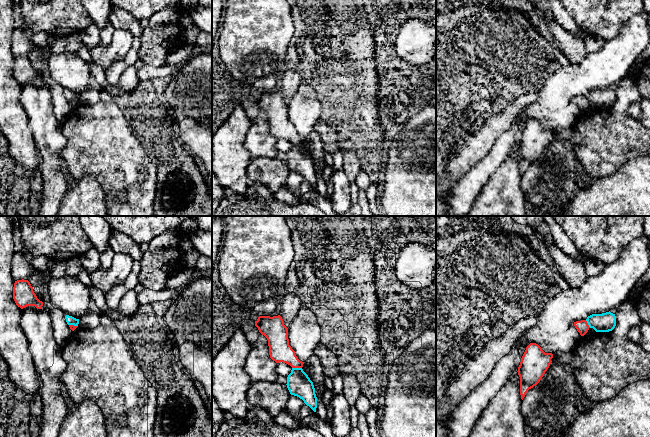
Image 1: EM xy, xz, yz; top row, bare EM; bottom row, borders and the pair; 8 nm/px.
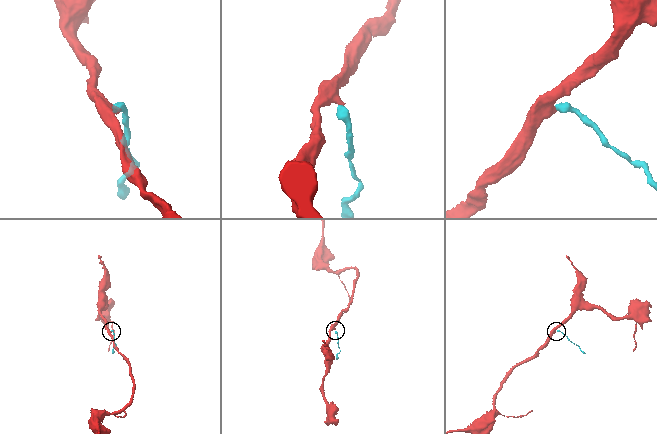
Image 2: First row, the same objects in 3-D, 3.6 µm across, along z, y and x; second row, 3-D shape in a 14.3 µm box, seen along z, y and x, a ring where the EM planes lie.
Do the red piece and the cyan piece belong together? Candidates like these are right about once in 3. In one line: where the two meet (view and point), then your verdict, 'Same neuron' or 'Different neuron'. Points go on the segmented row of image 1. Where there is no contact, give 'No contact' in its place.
Touches red at xz (297, 367). Different neuron

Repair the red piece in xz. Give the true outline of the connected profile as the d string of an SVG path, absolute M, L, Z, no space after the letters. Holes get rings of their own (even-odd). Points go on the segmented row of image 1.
M280 315L259 316L255 321L259 332L268 340L270 358L276 363L283 362L292 368L302 368L304 362L300 361L295 351L289 345L288 328Z

